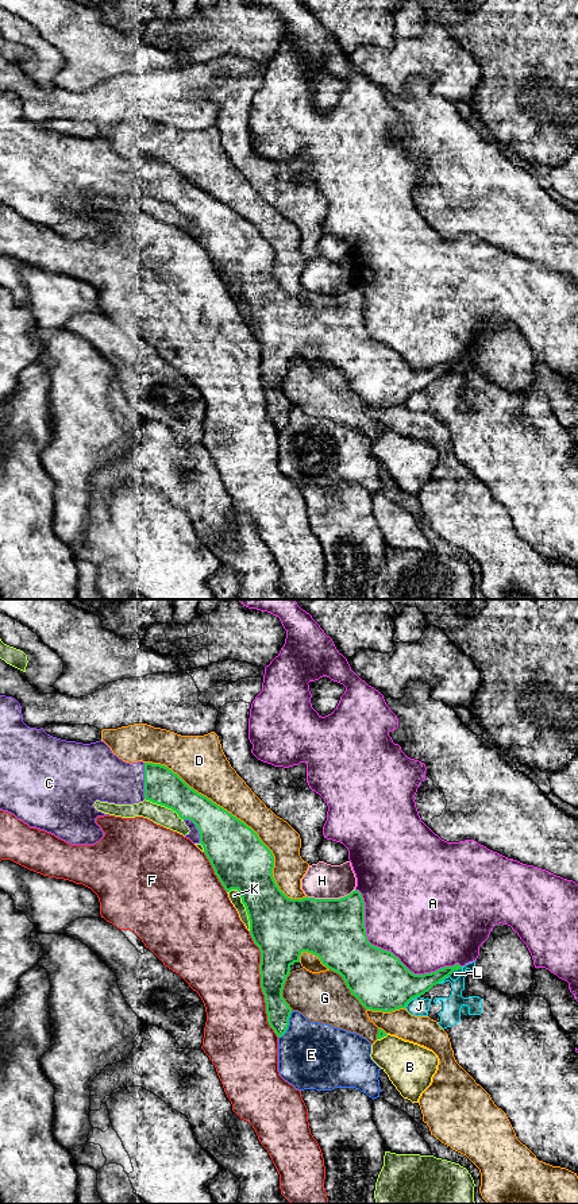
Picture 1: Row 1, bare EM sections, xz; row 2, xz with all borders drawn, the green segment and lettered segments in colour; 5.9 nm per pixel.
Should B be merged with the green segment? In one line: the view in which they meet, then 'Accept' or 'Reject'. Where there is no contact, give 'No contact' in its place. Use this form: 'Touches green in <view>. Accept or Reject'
Touches green in xz. Reject

